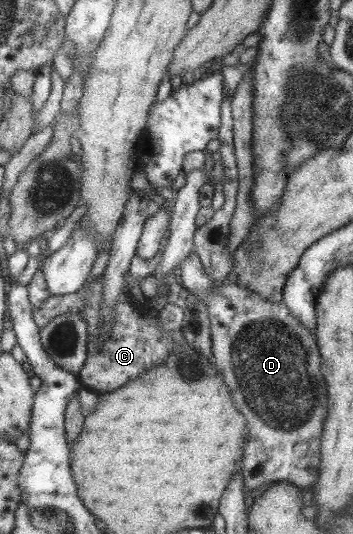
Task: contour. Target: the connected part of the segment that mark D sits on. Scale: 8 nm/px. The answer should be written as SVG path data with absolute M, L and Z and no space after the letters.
M193 252L181 262L179 268L182 286L206 306L215 362L221 366L221 374L225 374L225 382L229 382L229 390L233 390L233 398L237 398L241 414L249 418L249 440L245 442L245 458L241 459L239 472L243 476L245 494L253 492L261 484L282 480L298 488L313 488L320 476L320 440L328 396L325 380L319 372L321 362L315 334L303 328L283 301L269 302L231 279L214 283Z

